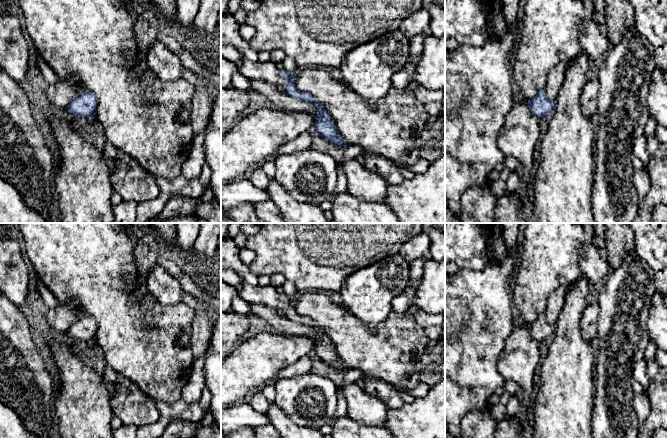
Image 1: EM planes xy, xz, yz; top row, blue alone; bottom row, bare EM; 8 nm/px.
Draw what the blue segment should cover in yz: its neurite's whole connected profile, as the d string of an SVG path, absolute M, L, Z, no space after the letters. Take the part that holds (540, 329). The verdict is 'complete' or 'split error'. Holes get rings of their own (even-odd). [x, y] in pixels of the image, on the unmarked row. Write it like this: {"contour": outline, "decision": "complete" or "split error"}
{"contour": "M545 313L539 314L536 320L527 327L531 336L538 342L544 342L553 337L555 332L555 325L547 322Z", "decision": "complete"}

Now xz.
{"contour": "M233 239L221 240L221 268L231 269L238 273L242 279L242 290L239 296L249 304L264 305L276 310L284 309L286 318L292 322L302 324L317 331L318 336L314 341L314 356L318 357L324 364L336 370L347 372L349 369L343 364L337 355L336 349L328 335L316 324L315 321L296 312L294 299L282 294L278 295L275 287L269 285L261 287L258 276L249 271L239 257L240 249L235 245Z", "decision": "split error"}

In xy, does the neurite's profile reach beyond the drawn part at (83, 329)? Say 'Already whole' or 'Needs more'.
Already whole

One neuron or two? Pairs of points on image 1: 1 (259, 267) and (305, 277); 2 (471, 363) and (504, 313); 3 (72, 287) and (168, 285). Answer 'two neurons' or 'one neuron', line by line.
1: one neuron
2: one neuron
3: two neurons

